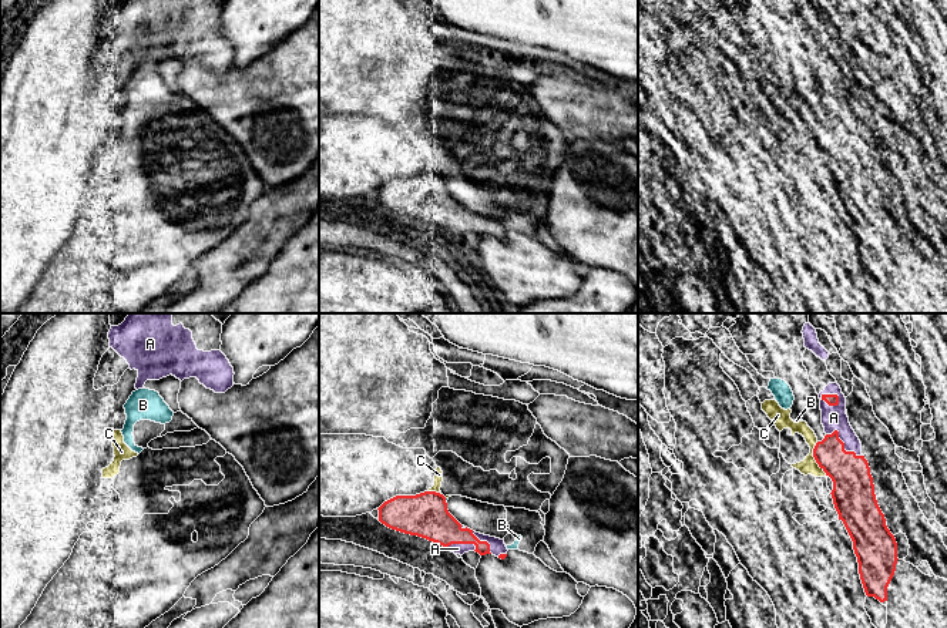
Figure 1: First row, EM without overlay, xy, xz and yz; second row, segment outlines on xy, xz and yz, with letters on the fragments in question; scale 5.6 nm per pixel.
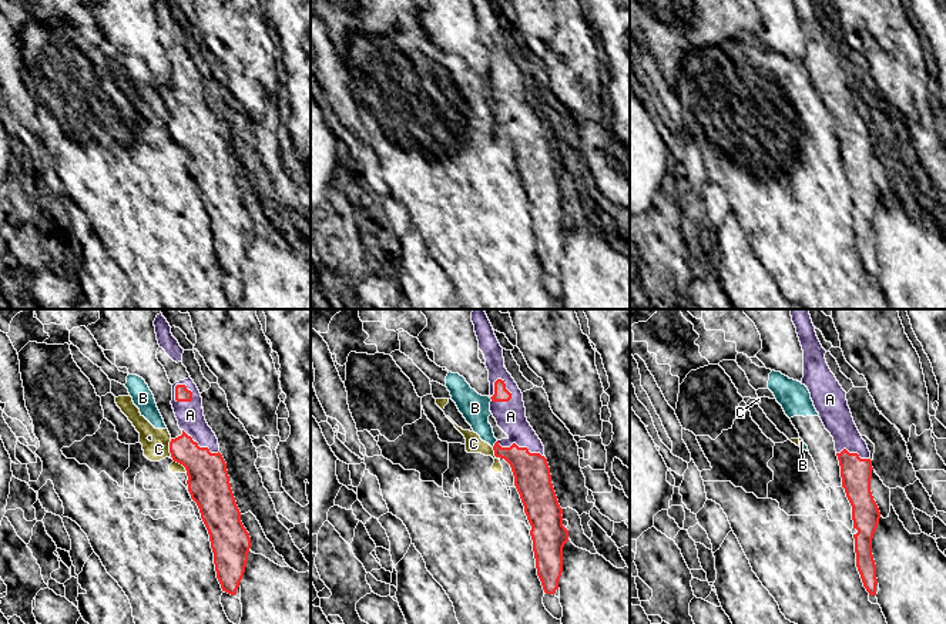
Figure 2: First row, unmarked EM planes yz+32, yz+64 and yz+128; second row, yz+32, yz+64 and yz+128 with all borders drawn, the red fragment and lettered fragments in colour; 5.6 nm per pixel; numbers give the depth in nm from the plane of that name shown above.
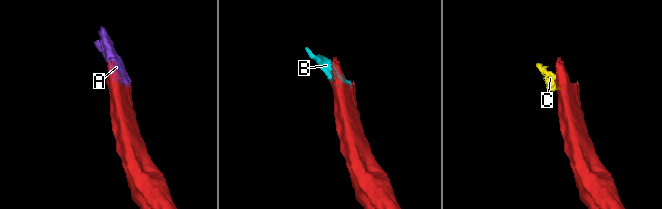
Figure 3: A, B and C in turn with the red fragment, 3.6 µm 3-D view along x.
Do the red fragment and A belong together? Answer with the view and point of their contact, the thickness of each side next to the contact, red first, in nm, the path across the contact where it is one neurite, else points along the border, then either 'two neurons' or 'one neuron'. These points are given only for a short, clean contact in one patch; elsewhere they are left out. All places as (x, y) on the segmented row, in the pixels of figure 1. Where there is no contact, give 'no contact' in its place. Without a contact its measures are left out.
contact yz (843, 443); calibres 220 and 140 nm; one neuron

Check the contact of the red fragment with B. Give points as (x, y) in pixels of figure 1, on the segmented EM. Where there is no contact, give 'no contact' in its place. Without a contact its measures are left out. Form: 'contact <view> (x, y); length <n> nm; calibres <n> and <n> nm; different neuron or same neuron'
contact xz (445, 501); length 30 nm; calibres 240 and 20 nm; different neuron

